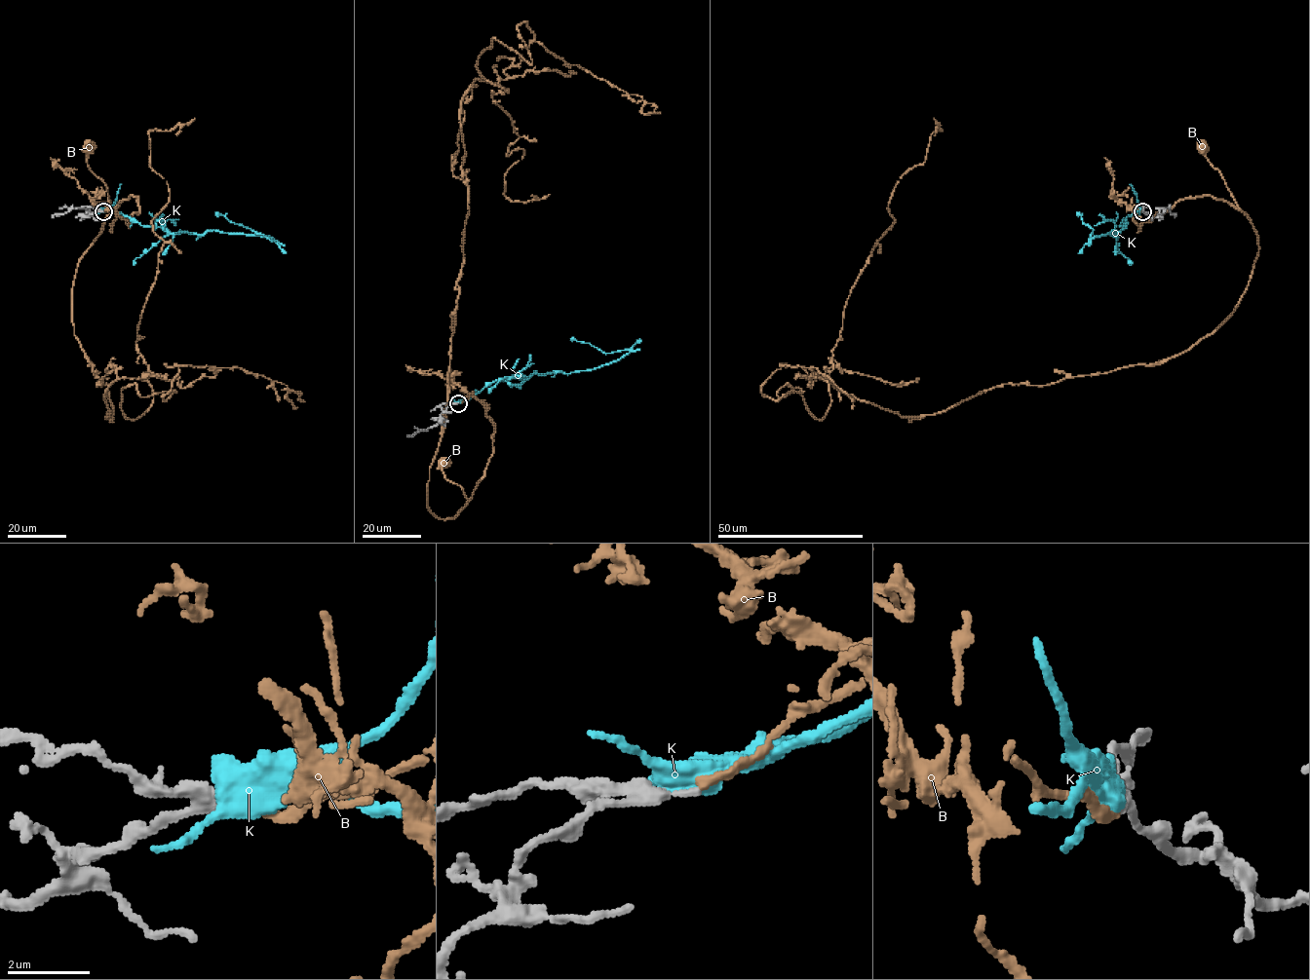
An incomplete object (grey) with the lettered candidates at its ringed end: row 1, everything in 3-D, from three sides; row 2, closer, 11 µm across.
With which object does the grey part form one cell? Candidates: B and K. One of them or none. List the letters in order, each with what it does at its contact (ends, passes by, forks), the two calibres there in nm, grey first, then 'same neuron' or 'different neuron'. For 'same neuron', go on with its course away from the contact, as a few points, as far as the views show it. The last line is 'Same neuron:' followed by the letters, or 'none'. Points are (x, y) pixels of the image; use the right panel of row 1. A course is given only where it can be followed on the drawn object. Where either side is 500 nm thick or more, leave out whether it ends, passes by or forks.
B: it ends | 190/220 nm | same neuron | via (1142, 211), (1136, 207), (1134, 212), (1150, 221), (1180, 200), (1208, 195), (1239, 208), (1202, 147)
K: 300/600 nm | different neuron
Same neuron: B

